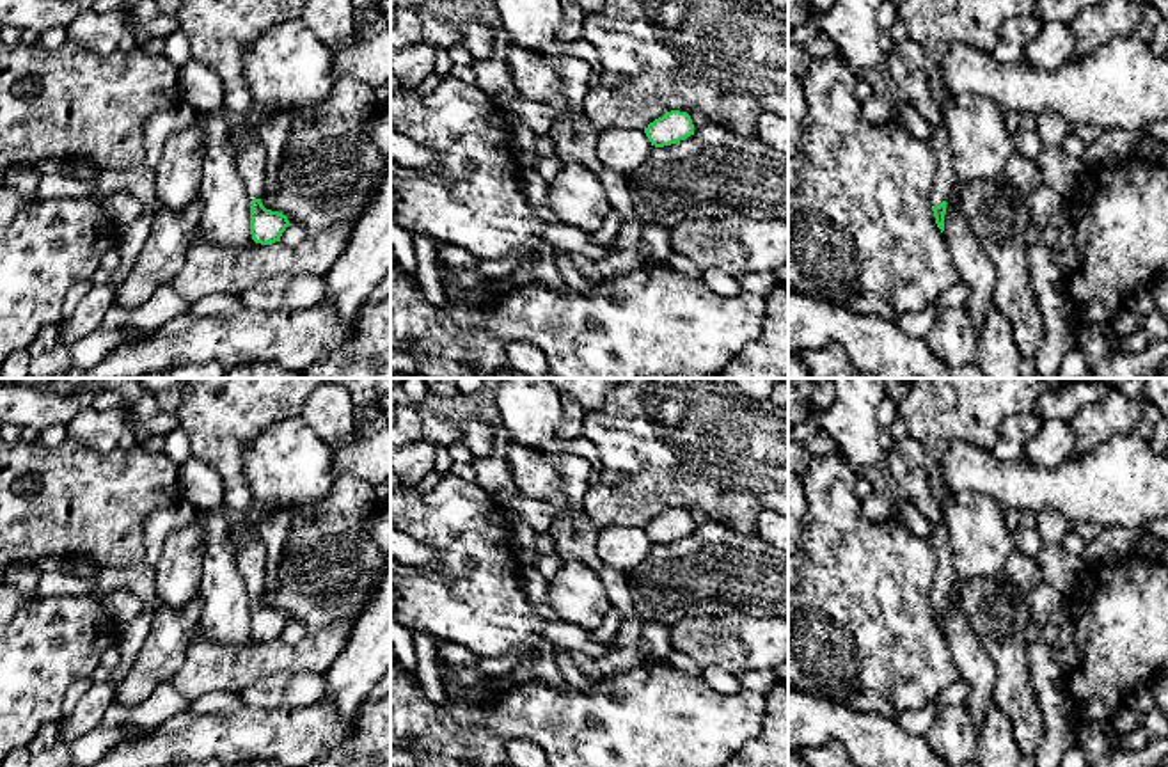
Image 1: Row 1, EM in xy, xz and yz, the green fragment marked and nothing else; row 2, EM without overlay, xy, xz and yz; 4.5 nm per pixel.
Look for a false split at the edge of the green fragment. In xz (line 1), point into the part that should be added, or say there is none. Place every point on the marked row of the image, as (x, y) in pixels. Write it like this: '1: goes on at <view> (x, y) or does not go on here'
1: does not go on here

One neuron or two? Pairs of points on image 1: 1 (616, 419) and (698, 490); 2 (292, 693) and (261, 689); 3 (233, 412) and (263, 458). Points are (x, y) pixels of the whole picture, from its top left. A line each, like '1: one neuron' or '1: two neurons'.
1: one neuron
2: one neuron
3: two neurons

